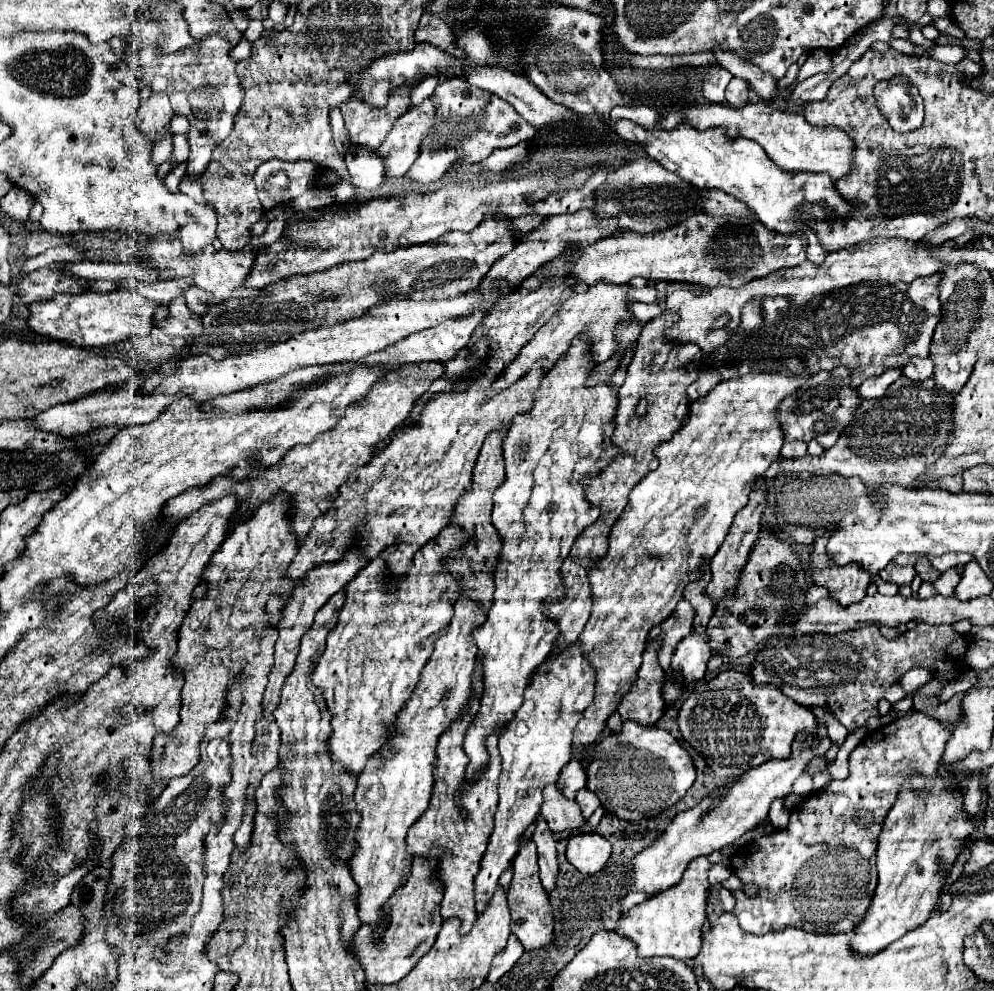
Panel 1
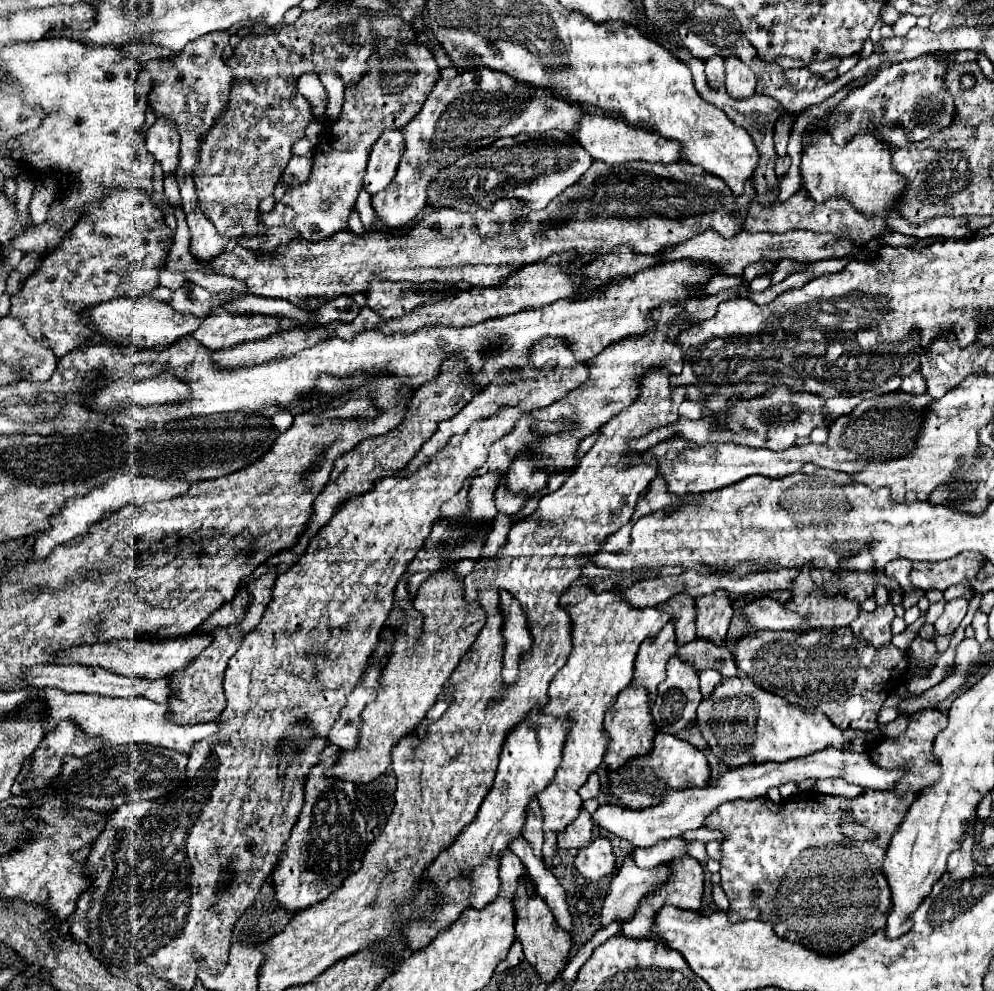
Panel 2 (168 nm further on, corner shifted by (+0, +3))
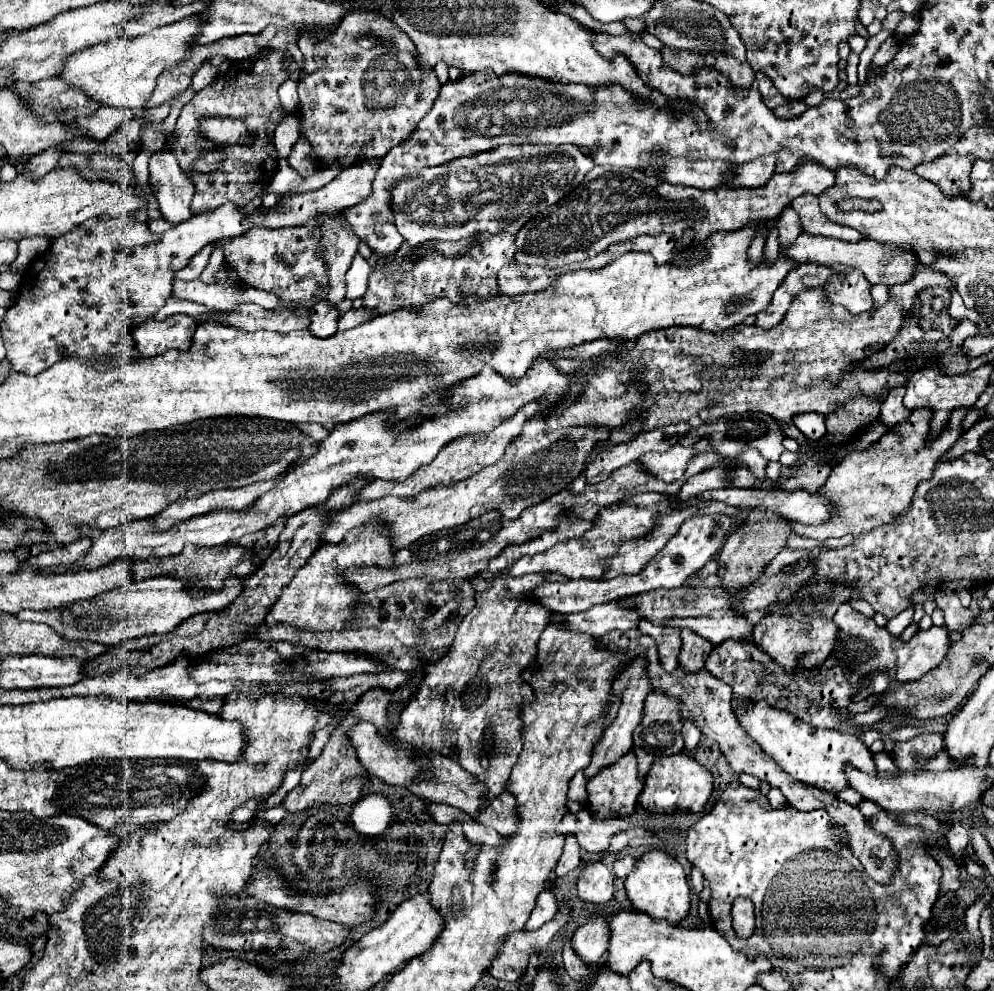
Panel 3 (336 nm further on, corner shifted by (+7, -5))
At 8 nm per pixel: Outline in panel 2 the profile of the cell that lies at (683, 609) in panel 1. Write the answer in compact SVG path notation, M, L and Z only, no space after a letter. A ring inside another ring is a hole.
M666 624L658 636L644 640L636 664L634 664L634 688L644 688L648 692L650 702L656 700L656 686L664 680L666 676L666 662L670 656L678 650L676 640L674 640L674 624Z

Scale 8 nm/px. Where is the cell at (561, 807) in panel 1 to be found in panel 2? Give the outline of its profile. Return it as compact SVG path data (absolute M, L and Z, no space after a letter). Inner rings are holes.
M582 808L580 816L566 828L566 832L558 834L558 848L562 850L572 850L572 848L584 848L592 838L592 824L590 824L590 814Z

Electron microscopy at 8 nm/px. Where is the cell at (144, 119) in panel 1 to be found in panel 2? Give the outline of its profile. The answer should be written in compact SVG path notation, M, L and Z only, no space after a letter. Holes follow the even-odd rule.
M156 120L146 132L146 148L160 162L166 176L176 176L180 162L180 136L174 132L174 124Z

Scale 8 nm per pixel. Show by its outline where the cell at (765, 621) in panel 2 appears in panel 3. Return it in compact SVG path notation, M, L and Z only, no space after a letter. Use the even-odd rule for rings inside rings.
M711 612L697 618L669 618L667 626L689 628L695 634L711 640L715 646L733 638L733 640L751 640L751 630L755 628L747 616L731 616L731 612Z

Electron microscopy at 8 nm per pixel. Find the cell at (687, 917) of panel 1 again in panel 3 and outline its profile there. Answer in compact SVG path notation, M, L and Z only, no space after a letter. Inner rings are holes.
M651 850L651 852L645 852L639 862L635 864L633 872L627 876L625 880L625 890L627 890L627 896L631 900L631 906L637 910L637 912L647 912L649 916L655 916L655 918L665 918L667 922L671 924L677 924L681 922L687 912L689 912L689 906L691 906L691 888L689 888L689 882L687 882L687 876L685 876L685 870L683 866L673 858L669 856L669 852L665 850Z

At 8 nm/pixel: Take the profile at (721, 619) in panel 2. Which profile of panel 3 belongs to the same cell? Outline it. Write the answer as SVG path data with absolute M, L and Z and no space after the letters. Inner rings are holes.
M683 628L681 630L681 638L683 638L683 646L681 646L681 654L679 654L679 664L683 664L683 668L687 672L699 672L707 660L707 656L711 654L713 644L709 640L703 640L699 634Z

